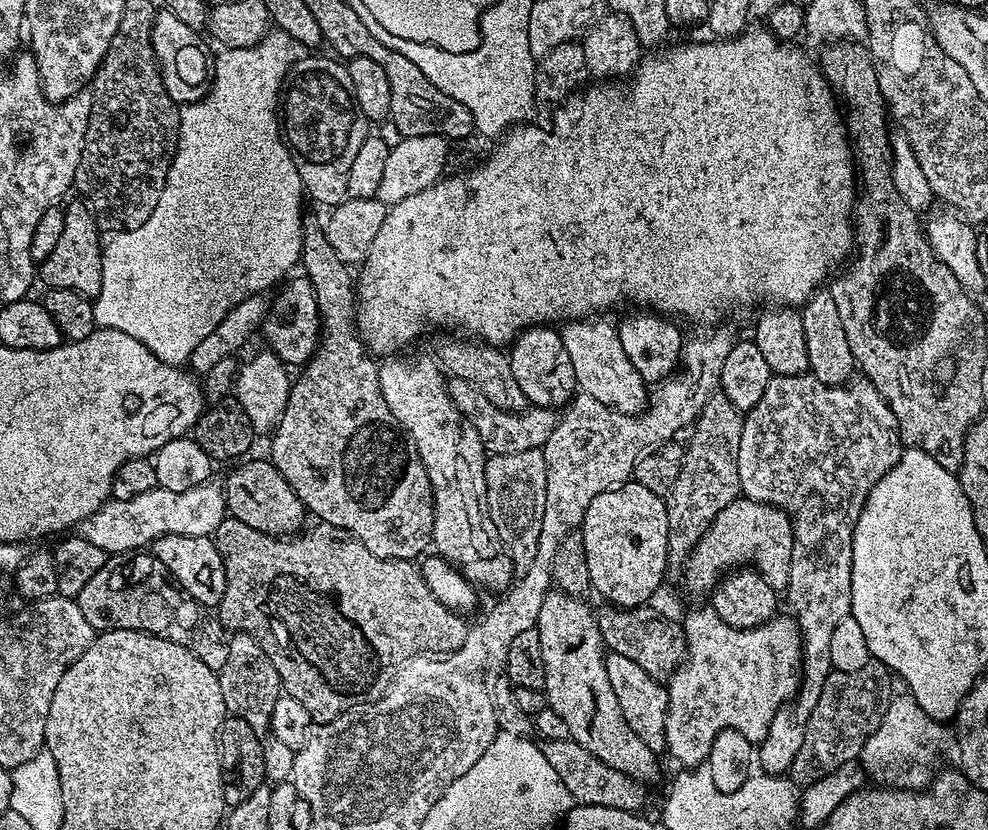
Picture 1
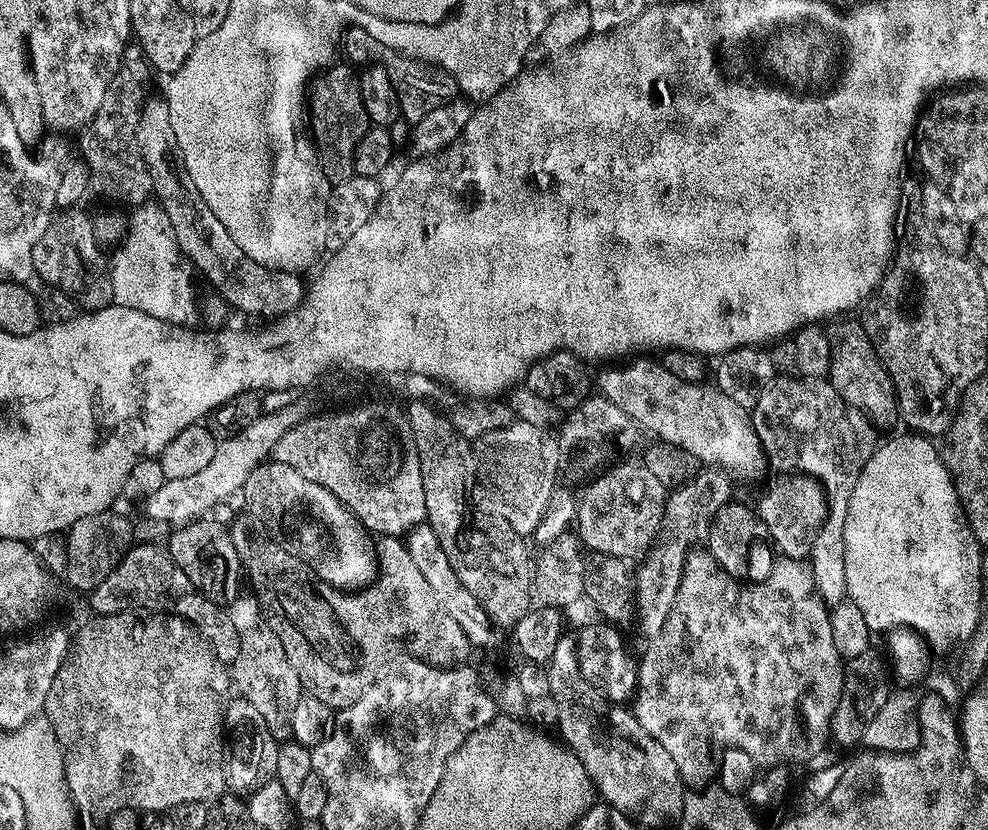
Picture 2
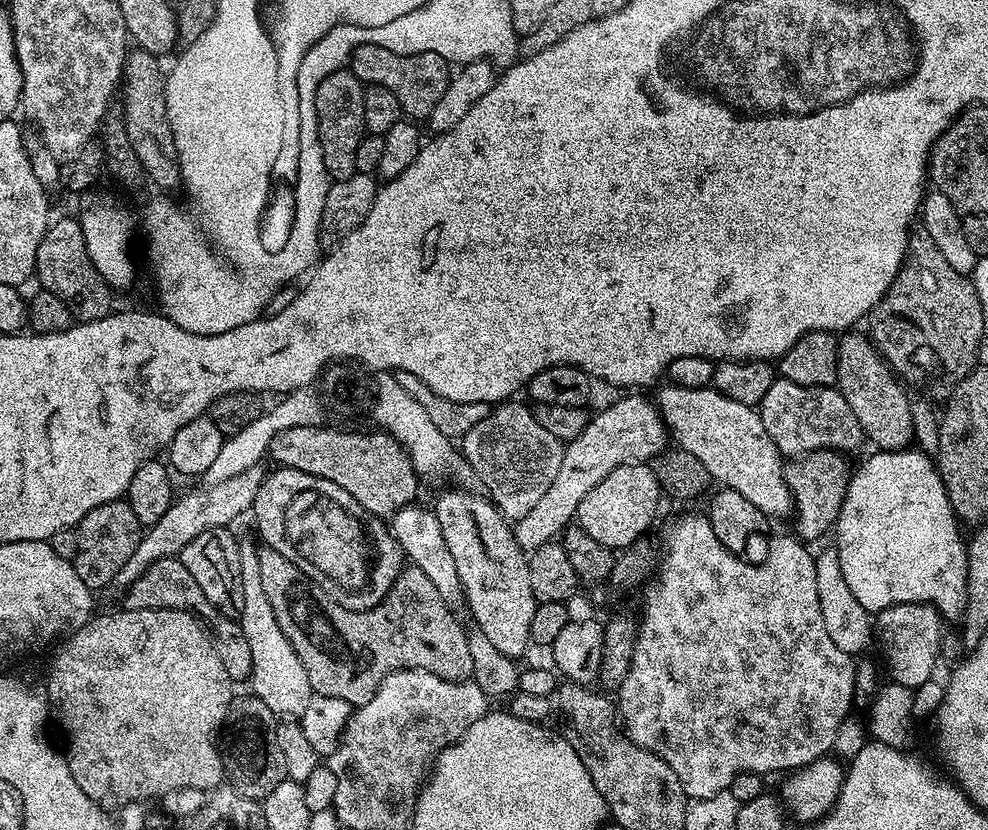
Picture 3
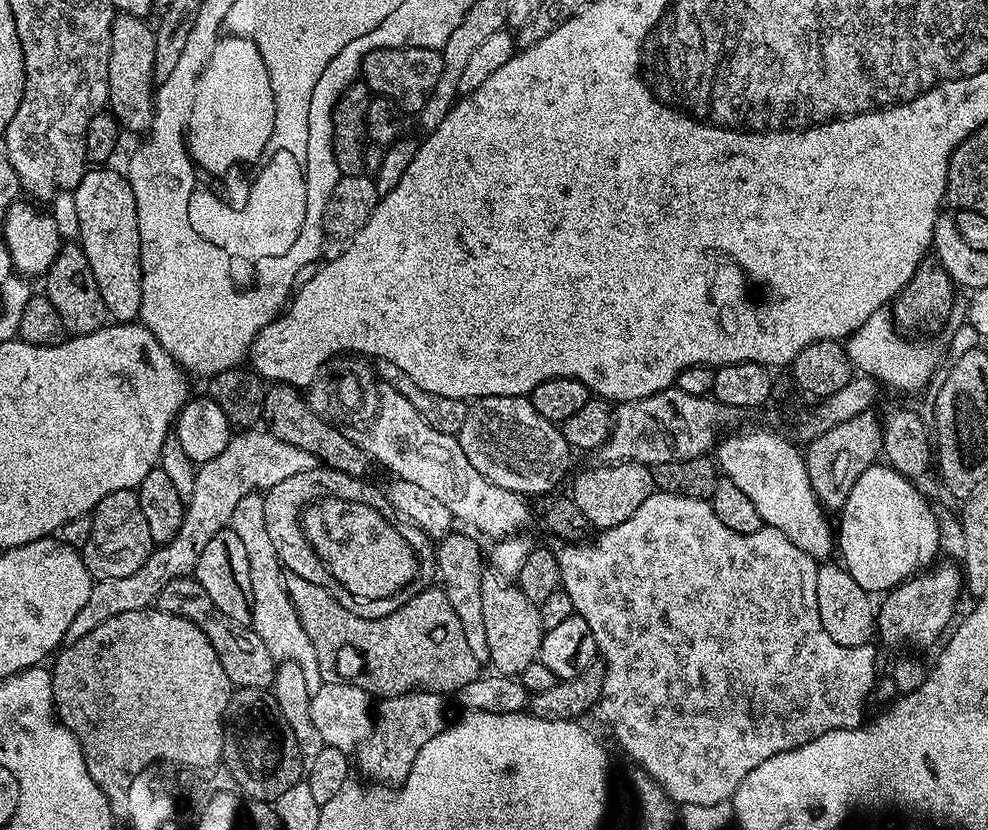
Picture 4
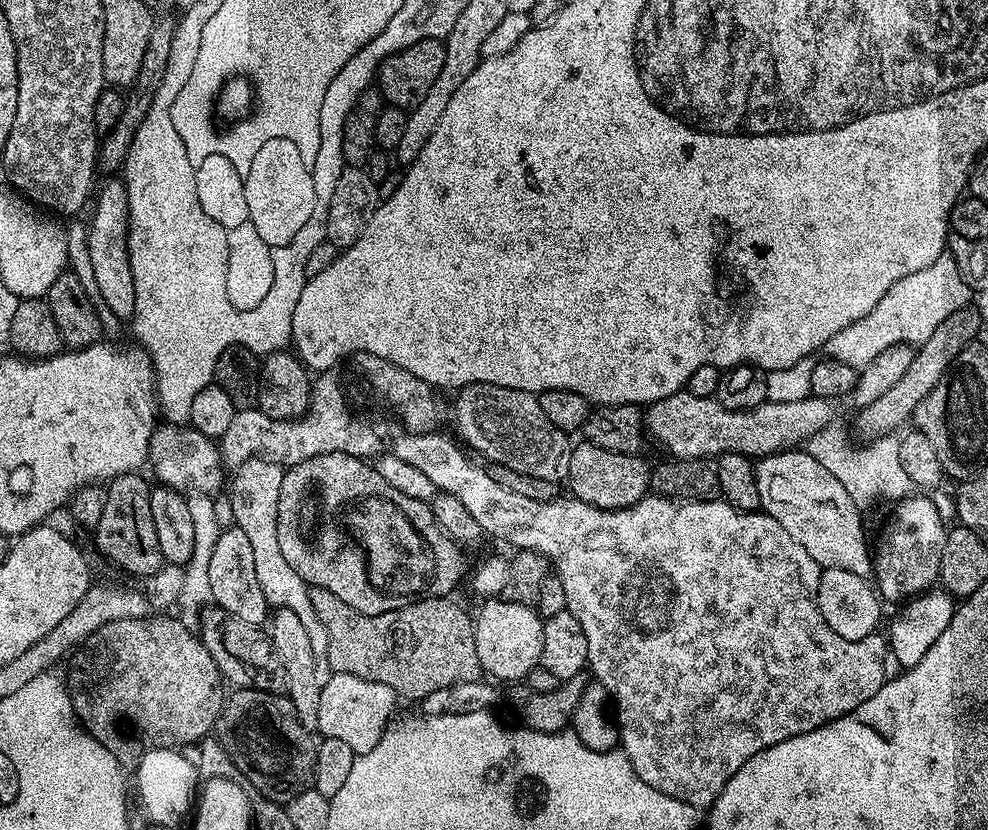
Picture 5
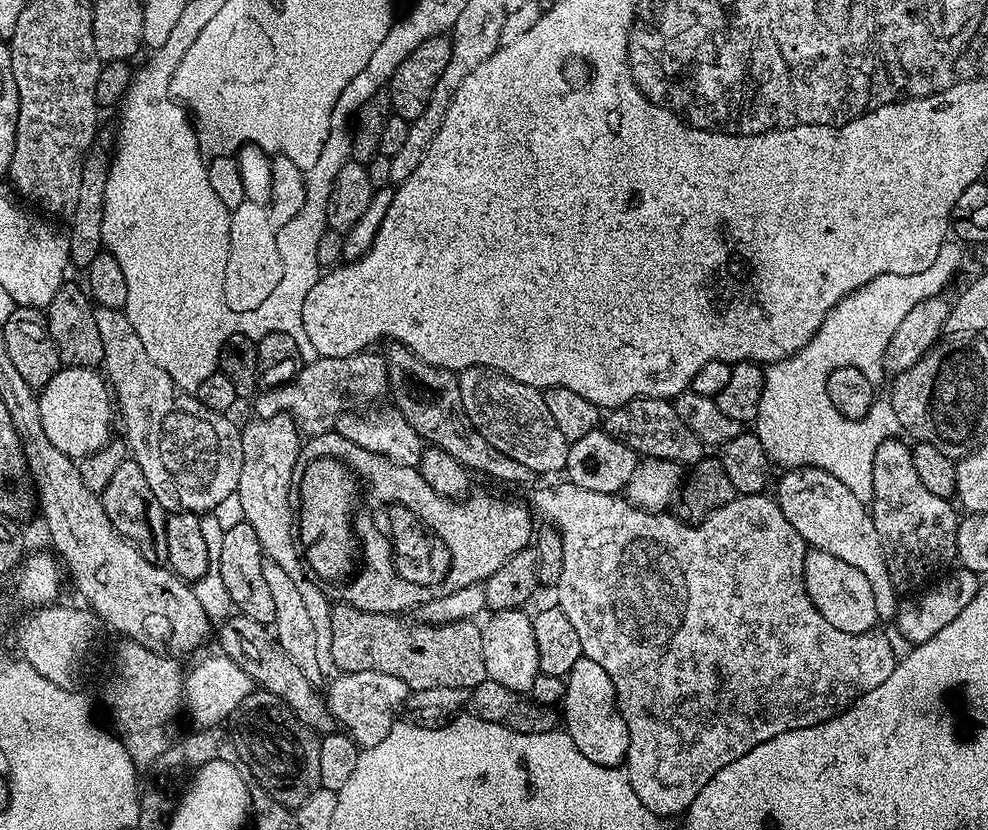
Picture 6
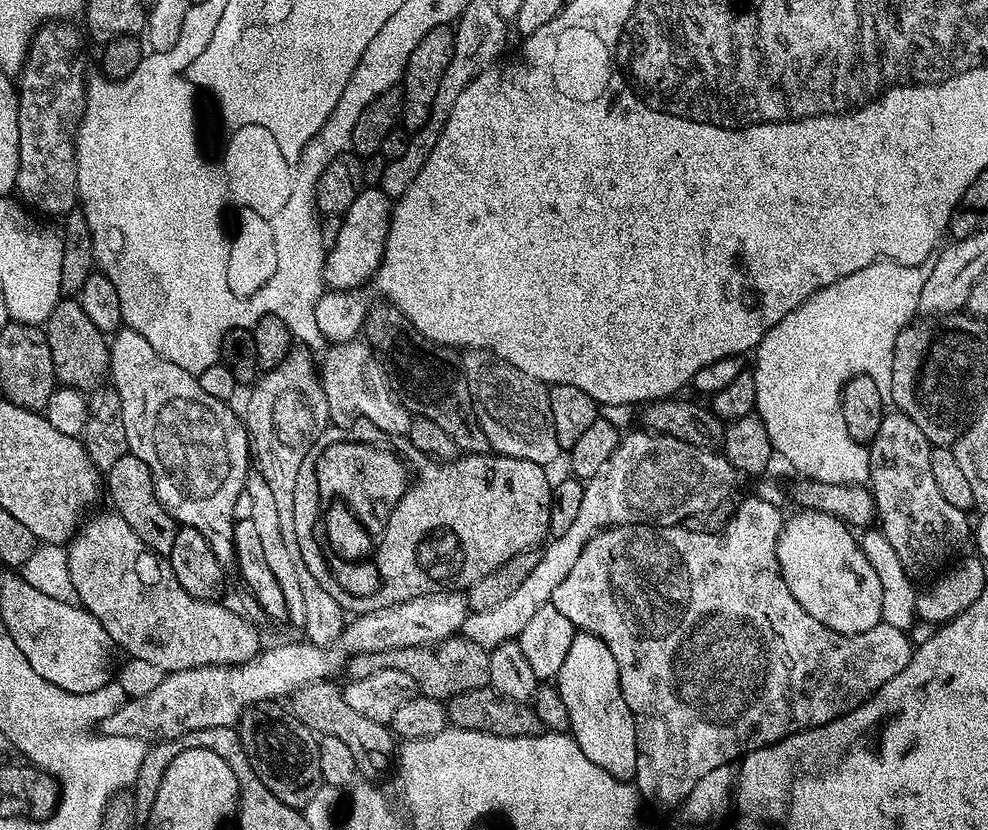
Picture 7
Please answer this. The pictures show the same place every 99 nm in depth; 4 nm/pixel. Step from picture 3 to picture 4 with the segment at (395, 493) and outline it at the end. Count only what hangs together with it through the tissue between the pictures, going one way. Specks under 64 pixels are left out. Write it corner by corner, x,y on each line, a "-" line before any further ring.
273,383
264,394
263,423
268,423
271,439
290,442
290,446
298,446
315,456
321,465
345,472
351,476
363,477
370,460
364,452
349,438
340,433
339,427
333,426
311,409
301,389
291,384

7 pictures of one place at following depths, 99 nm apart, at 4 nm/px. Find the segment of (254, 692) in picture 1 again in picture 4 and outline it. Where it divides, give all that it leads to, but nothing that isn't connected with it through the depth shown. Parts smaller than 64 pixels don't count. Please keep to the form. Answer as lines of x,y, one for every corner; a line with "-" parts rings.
252,492
242,498
238,506
234,506
230,527
234,534
238,534
238,538
242,538
242,546
246,546
246,558
250,558
251,628
256,631
258,638
262,638
262,642
266,642
266,650
273,660
296,664
302,674
306,674
308,689
311,692
318,691
322,683
318,654
314,654
314,642
310,642
284,585
282,565
274,550
274,542
270,542
270,534
266,530
266,506
260,492

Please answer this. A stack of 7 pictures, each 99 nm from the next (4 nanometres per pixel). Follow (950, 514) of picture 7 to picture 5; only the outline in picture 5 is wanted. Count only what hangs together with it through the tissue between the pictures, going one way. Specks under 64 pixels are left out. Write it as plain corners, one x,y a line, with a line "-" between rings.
909,494
902,500
895,501
892,517
884,528
884,549
874,556
874,587
883,603
903,605
913,597
929,591
940,579
940,562
942,560
942,546
948,537
948,528
936,509
932,500
927,500
924,494

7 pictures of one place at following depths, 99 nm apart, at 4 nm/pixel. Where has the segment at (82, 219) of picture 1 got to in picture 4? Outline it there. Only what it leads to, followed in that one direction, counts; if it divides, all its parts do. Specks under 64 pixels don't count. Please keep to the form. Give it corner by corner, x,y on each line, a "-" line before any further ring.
76,242
61,243
56,251
54,262
43,277
43,295
54,302
54,310
58,310
58,318
62,318
62,326
68,331
69,337
85,336
109,323
110,317
104,301
104,289
98,279
98,272
92,269
93,261
89,253

